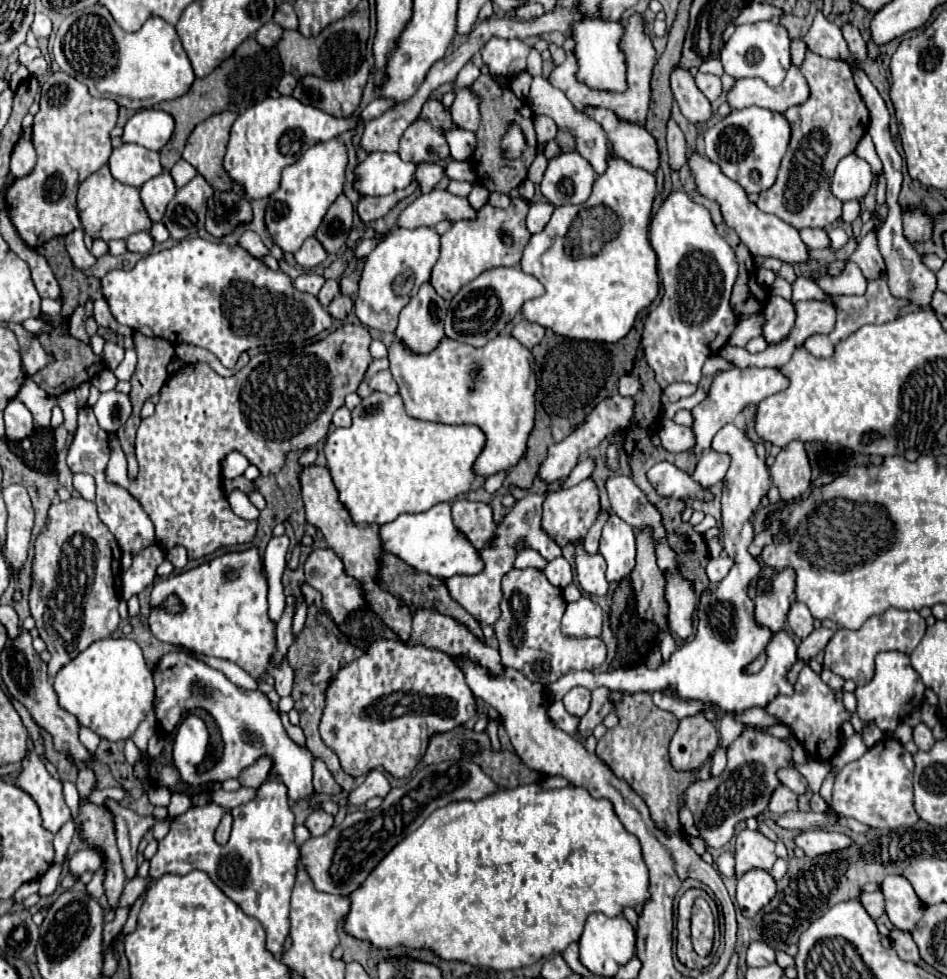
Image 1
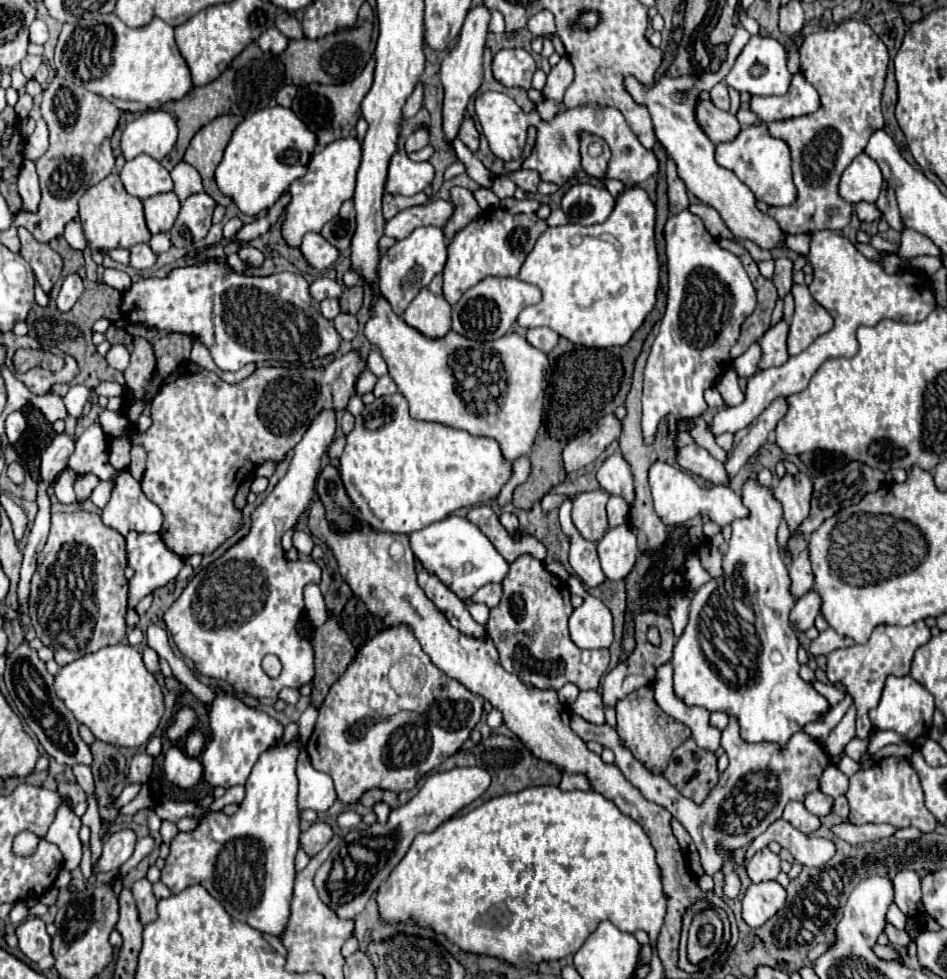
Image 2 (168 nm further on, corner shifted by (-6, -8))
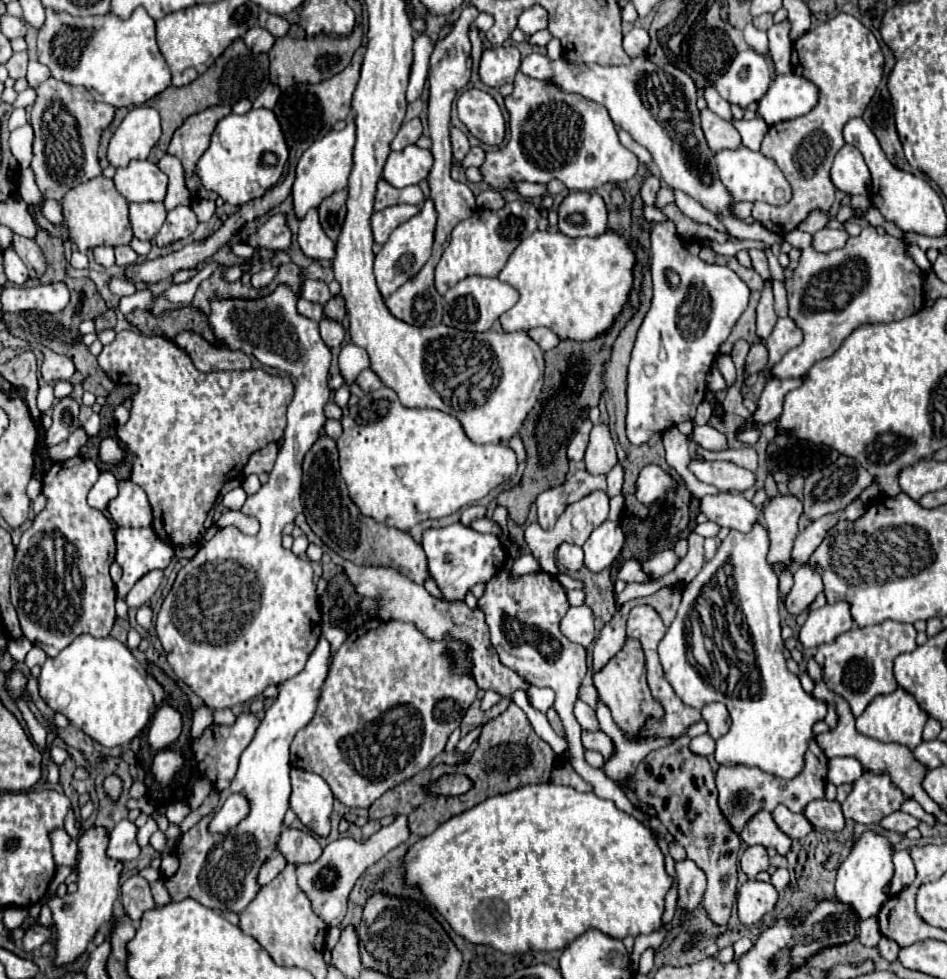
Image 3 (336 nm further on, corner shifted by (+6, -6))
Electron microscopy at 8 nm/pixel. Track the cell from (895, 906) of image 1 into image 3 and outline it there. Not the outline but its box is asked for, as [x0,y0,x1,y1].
[888,850,916,896]

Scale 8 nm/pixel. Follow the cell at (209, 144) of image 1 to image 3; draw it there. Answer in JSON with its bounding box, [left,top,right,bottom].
[168,106,232,200]

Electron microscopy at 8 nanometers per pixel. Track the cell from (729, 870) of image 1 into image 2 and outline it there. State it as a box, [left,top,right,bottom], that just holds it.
[748,820,836,866]

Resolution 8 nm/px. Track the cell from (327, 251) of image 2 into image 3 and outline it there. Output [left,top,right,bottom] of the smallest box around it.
[298,210,334,260]

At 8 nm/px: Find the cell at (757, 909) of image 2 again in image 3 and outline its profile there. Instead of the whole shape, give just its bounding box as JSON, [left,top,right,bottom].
[736,880,778,924]

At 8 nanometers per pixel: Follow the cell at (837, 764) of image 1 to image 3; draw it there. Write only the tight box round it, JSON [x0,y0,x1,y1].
[814,620,916,716]

